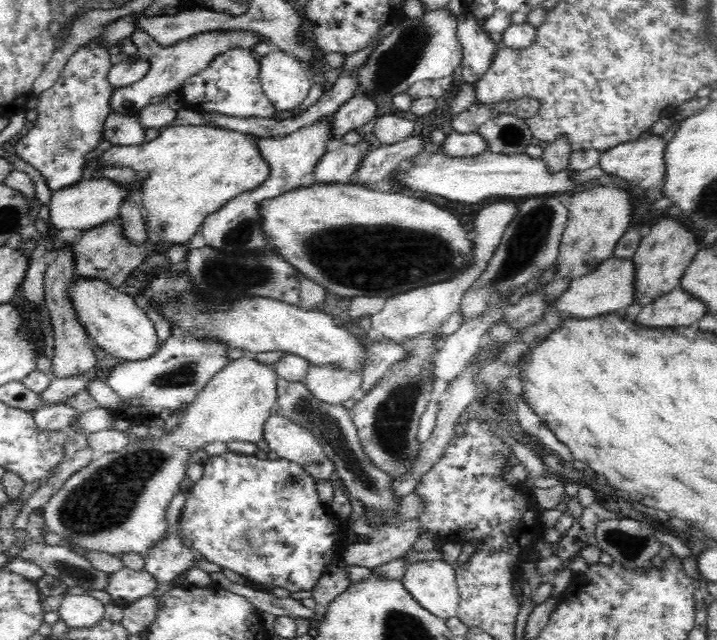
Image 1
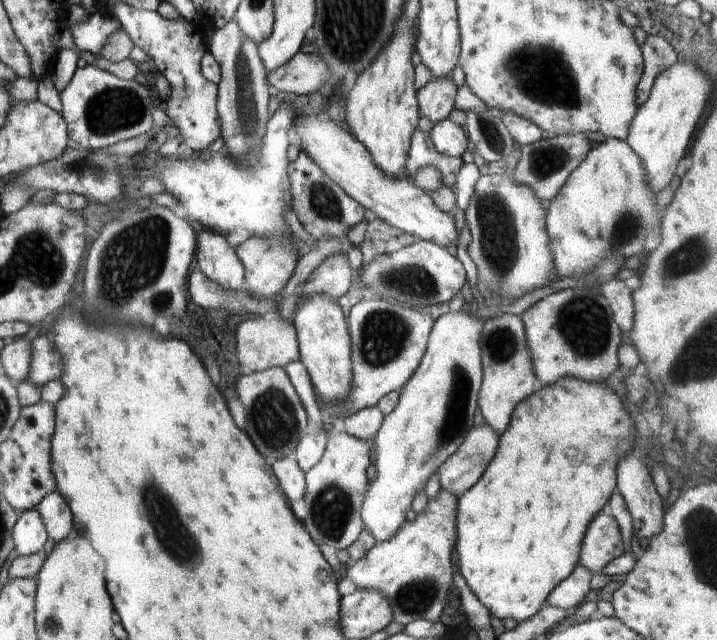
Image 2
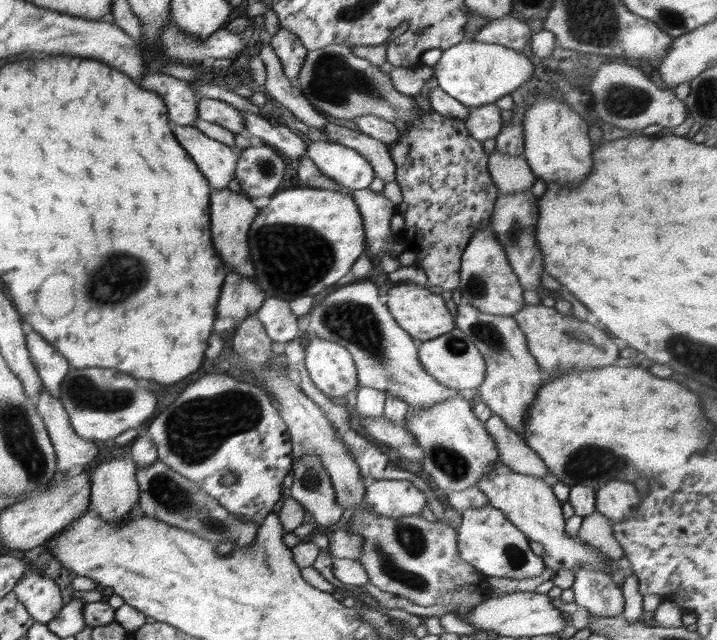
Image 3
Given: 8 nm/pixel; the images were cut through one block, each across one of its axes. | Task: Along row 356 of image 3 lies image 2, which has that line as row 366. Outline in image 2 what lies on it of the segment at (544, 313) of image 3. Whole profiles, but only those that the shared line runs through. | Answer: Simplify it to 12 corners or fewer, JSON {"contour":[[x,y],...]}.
{"contour":[[596,288],[532,304],[521,319],[540,387],[604,382],[620,330]]}

